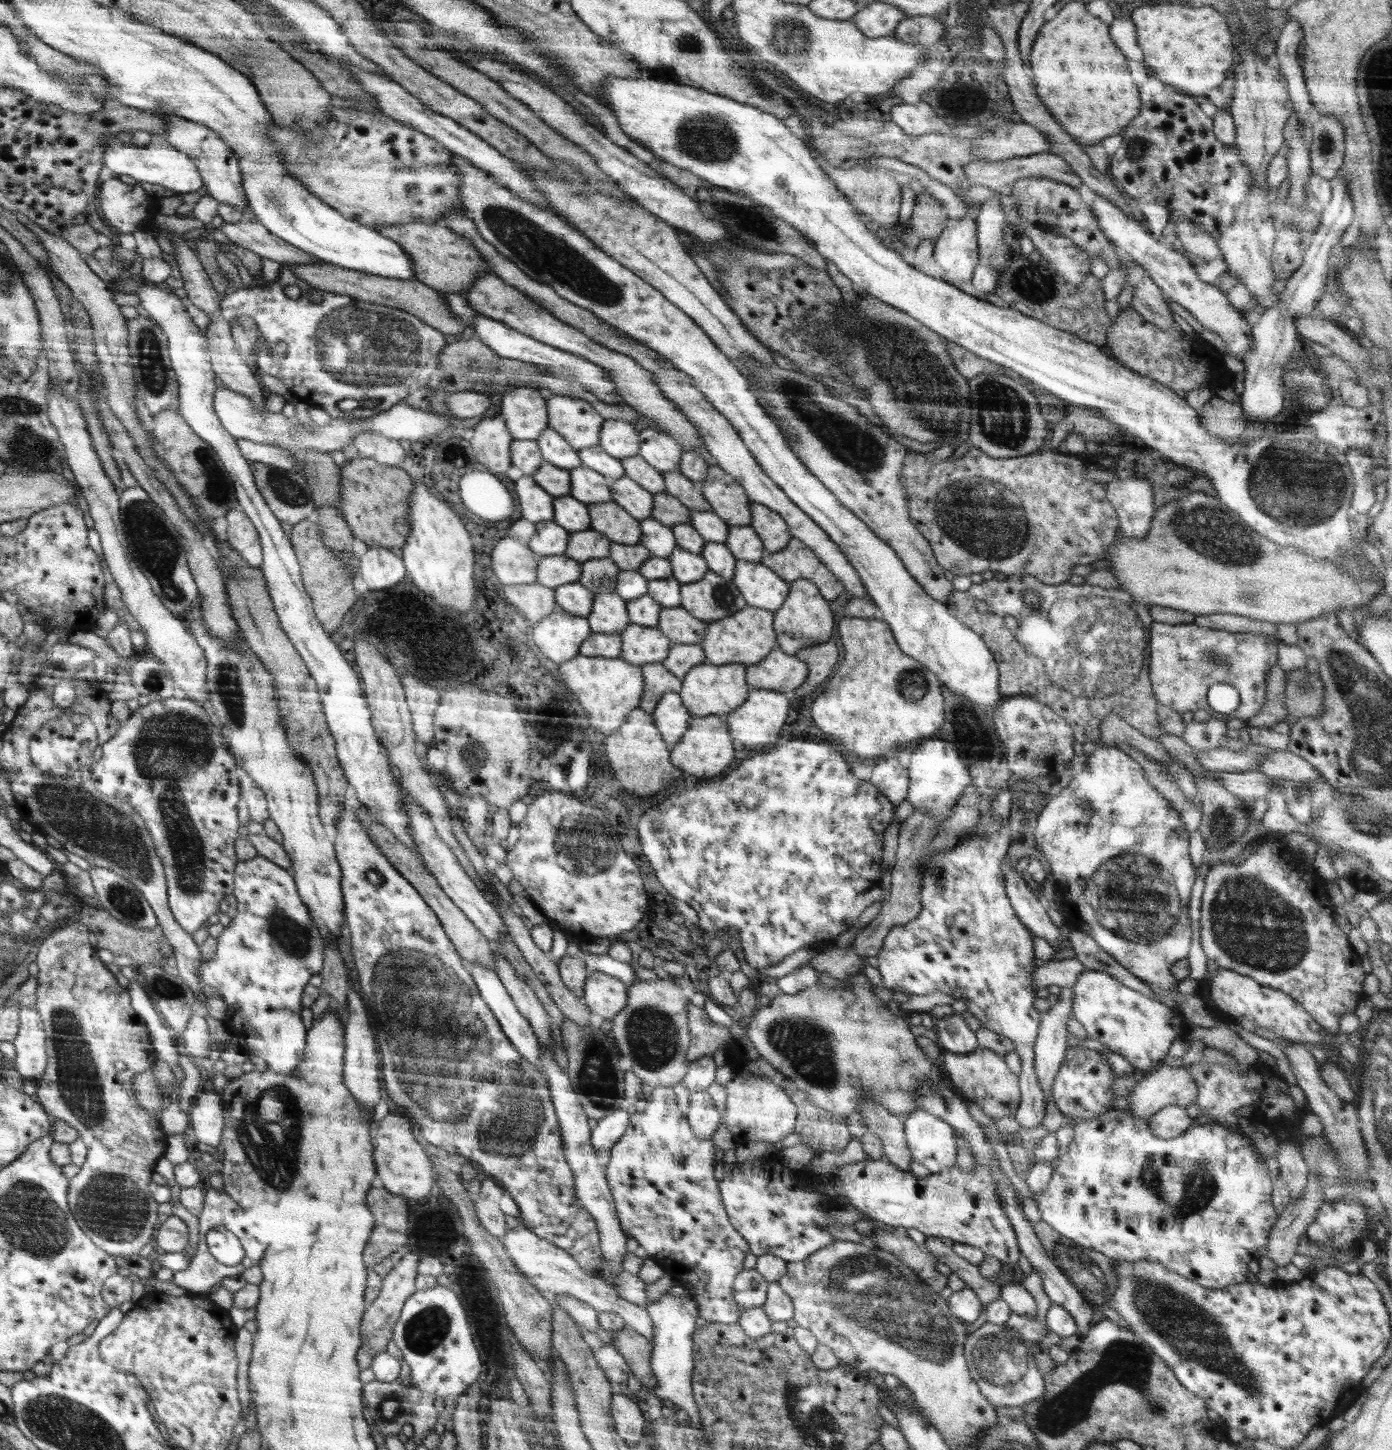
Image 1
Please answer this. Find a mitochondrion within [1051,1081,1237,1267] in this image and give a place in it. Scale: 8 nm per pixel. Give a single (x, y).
(1198, 1190)

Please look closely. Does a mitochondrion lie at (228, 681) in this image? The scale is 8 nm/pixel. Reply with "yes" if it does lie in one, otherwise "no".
yes

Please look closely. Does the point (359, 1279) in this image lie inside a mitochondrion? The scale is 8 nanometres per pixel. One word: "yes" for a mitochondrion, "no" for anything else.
no

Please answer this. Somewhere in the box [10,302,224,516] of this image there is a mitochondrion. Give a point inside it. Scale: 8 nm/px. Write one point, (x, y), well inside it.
(152, 370)

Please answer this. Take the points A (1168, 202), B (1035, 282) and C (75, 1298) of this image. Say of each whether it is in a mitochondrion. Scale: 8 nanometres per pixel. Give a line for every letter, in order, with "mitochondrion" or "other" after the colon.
A: other
B: mitochondrion
C: other

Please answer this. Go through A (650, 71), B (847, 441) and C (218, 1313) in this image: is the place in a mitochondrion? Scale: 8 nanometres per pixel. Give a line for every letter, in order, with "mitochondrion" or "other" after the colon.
A: other
B: mitochondrion
C: other

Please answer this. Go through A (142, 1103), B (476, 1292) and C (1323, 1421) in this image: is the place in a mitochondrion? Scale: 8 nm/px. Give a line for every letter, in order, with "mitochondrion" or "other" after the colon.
A: other
B: mitochondrion
C: other

